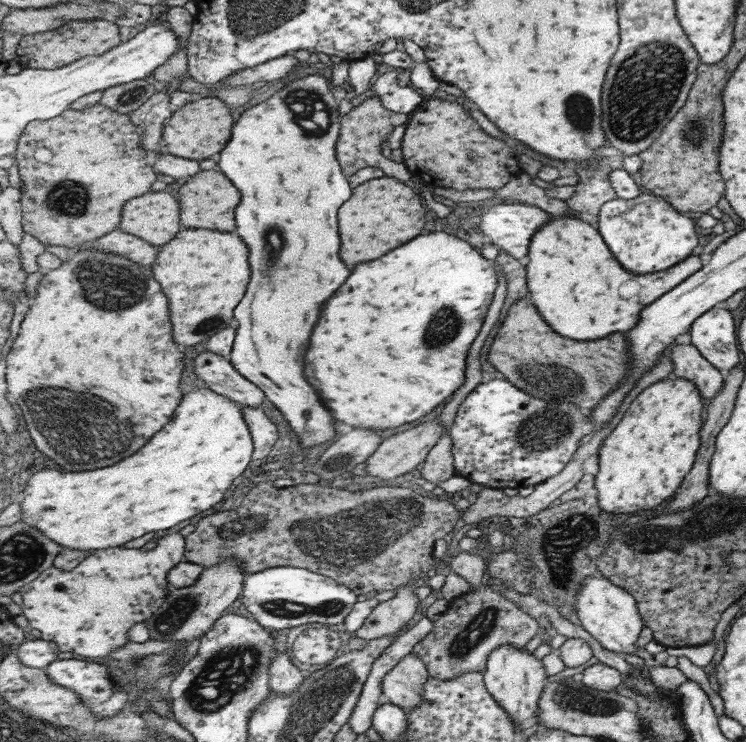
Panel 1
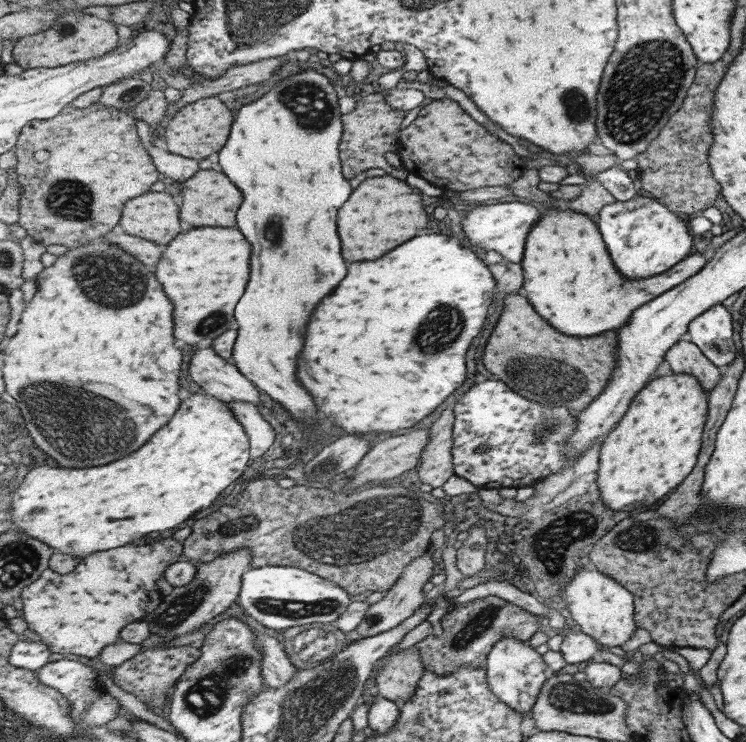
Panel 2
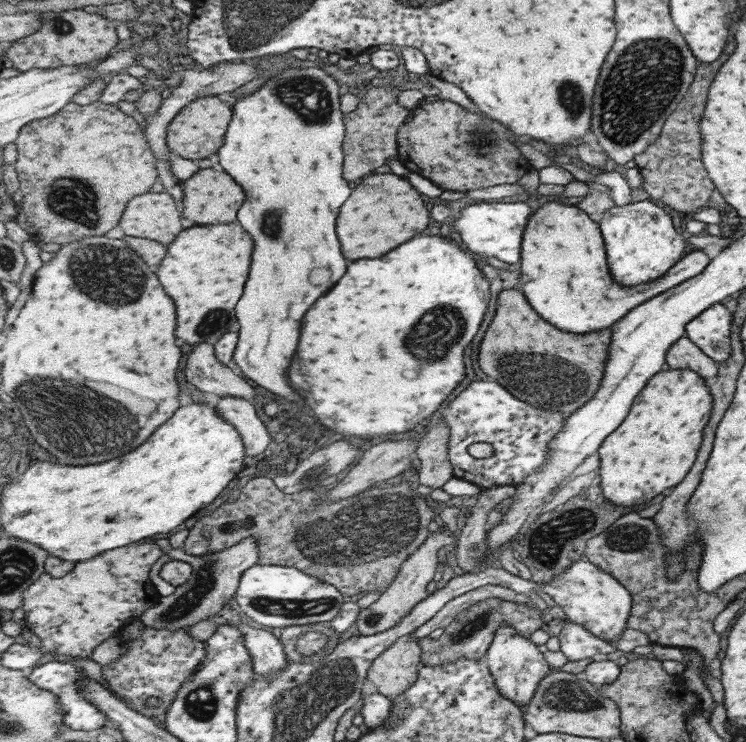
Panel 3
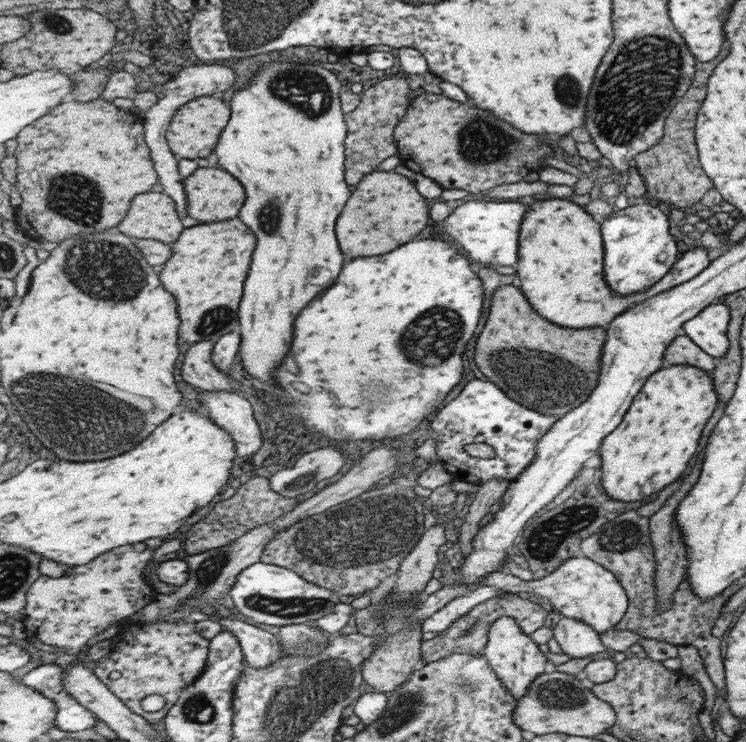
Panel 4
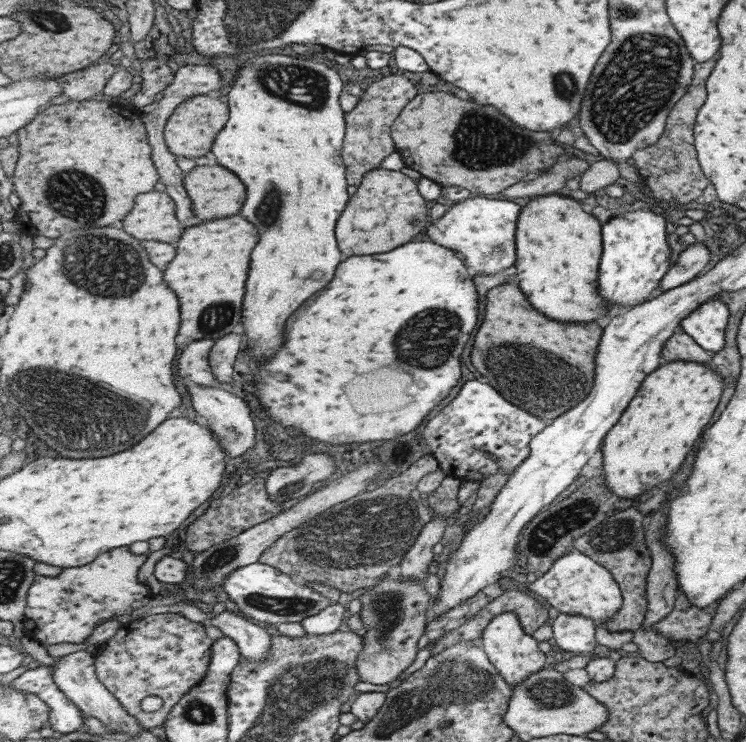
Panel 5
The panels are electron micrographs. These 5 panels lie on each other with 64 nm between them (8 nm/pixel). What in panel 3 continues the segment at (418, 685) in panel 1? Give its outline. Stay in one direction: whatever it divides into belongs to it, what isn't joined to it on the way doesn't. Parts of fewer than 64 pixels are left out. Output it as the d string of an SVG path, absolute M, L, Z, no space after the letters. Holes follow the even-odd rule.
M408 634L397 639L383 655L373 661L369 669L368 680L378 689L378 693L391 699L403 696L413 684L419 680L422 662L422 646L413 634Z

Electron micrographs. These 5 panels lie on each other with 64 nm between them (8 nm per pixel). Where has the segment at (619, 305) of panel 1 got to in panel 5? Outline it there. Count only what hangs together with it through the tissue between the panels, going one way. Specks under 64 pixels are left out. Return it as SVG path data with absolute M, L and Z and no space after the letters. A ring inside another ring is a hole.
M557 193L550 195L533 197L520 214L520 223L516 232L516 251L519 260L519 284L529 296L529 302L537 306L553 320L559 322L594 322L596 318L603 318L611 312L615 304L601 306L599 298L595 296L595 272L597 272L597 262L601 254L602 242L599 238L599 224L593 216L581 210L581 204L571 198L561 196ZM695 242L687 245L677 256L673 266L667 269L657 289L666 291L685 284L709 262L709 256L711 254L705 244Z

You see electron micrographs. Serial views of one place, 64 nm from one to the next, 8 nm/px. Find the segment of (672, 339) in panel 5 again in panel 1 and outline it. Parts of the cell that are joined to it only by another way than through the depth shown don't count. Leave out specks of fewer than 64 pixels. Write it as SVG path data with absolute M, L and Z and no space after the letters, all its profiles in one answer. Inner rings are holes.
M691 343L670 346L668 357L672 362L671 376L690 380L697 387L704 406L710 403L723 384L723 373L709 364Z

